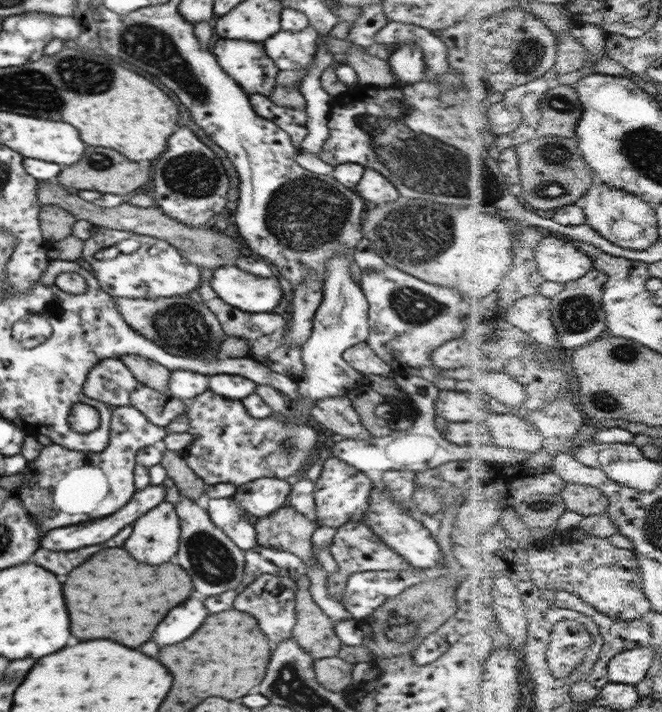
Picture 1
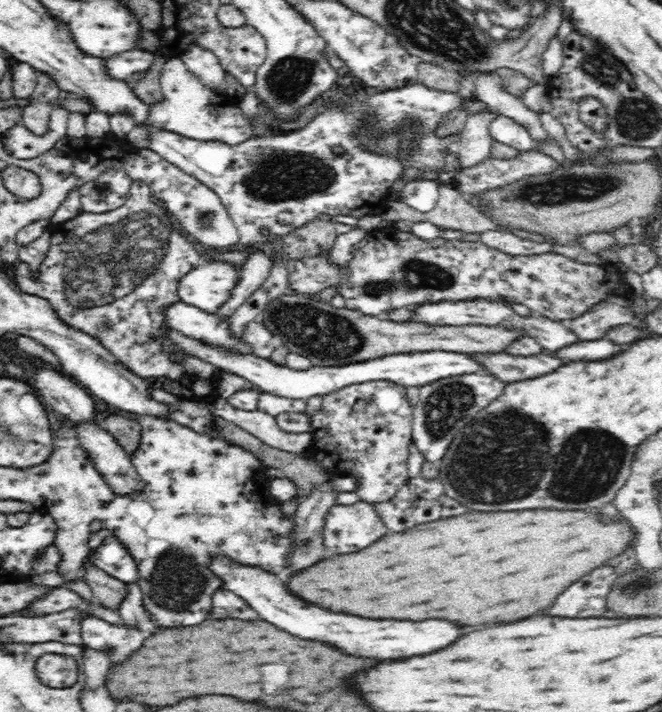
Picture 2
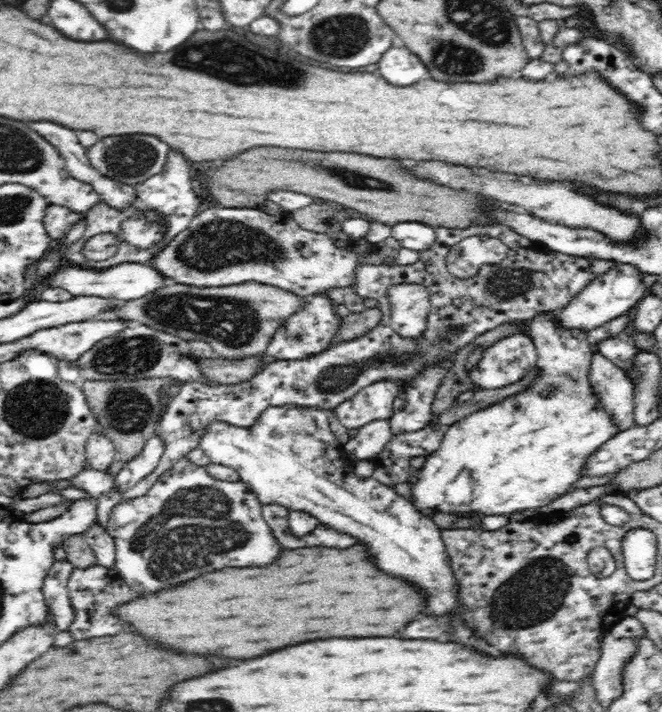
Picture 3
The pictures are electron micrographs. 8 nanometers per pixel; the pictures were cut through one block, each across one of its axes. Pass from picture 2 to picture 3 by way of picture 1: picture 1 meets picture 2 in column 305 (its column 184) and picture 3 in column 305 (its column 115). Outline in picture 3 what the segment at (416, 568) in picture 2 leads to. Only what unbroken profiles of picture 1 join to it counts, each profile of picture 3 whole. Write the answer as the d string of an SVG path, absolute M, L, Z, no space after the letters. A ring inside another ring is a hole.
M356 544L348 550L322 546L286 550L266 568L222 568L208 572L176 588L126 602L116 610L116 616L128 622L132 632L140 632L144 638L180 654L256 658L282 646L330 636L394 636L420 614L422 608L424 598L416 588L394 576L380 576L380 570L368 560L366 546Z

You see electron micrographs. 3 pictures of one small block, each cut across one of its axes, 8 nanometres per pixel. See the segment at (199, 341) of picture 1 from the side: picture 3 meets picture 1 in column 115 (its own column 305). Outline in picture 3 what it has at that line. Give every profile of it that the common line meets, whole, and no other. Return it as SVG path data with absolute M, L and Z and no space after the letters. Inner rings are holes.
M170 283L143 298L122 302L110 314L95 320L132 320L174 335L186 342L203 341L222 359L242 360L262 355L286 319L306 306L307 298L262 283L234 284L232 287L199 288Z

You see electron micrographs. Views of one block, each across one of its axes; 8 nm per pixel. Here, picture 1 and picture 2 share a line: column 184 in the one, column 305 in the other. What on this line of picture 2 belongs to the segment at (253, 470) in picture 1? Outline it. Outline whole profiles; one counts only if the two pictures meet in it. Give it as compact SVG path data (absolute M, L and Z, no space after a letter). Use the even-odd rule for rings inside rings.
M372 380L362 384L350 384L323 397L322 408L310 419L313 437L310 448L303 451L305 460L318 460L333 475L355 478L355 493L360 501L380 503L390 500L408 479L407 460L412 440L413 407L406 396L406 387L387 380Z

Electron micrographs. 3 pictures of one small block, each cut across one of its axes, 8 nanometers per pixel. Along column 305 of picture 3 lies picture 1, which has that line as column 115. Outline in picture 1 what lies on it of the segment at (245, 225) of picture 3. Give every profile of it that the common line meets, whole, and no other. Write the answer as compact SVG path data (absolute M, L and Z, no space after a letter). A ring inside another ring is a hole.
M97 227L96 233L84 241L82 259L101 290L110 297L144 298L146 300L186 295L198 286L201 270L191 264L188 257L181 255L174 245L158 237L139 235L132 231L121 231ZM122 240L140 242L140 248L125 254L118 248Z

